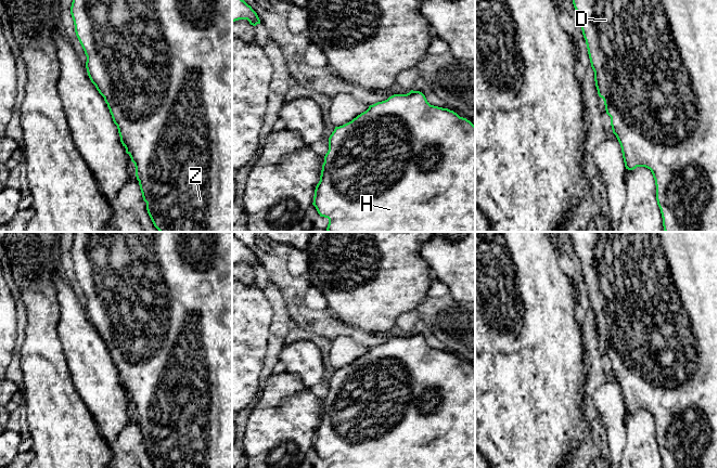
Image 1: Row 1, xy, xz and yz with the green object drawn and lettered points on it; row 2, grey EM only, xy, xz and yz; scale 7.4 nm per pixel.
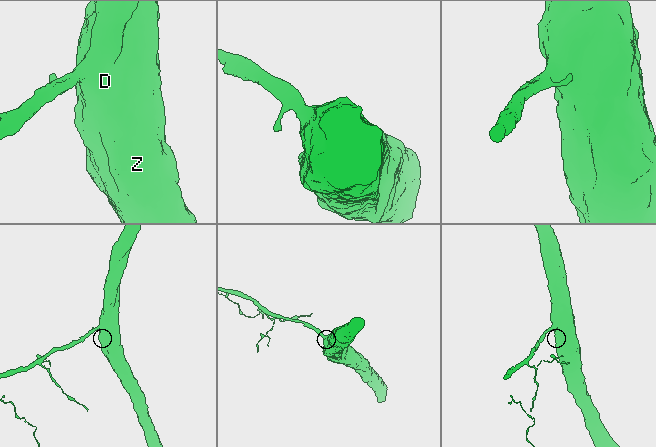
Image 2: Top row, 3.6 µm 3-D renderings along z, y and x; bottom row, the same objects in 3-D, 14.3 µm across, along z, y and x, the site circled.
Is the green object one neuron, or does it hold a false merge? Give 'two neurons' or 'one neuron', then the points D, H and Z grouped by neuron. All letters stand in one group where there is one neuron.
one neuron; groups D H Z

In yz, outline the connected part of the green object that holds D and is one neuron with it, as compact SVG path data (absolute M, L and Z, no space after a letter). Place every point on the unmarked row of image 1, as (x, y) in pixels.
M568 232L581 265L598 337L611 360L625 410L651 413L663 468L718 468L718 232Z

